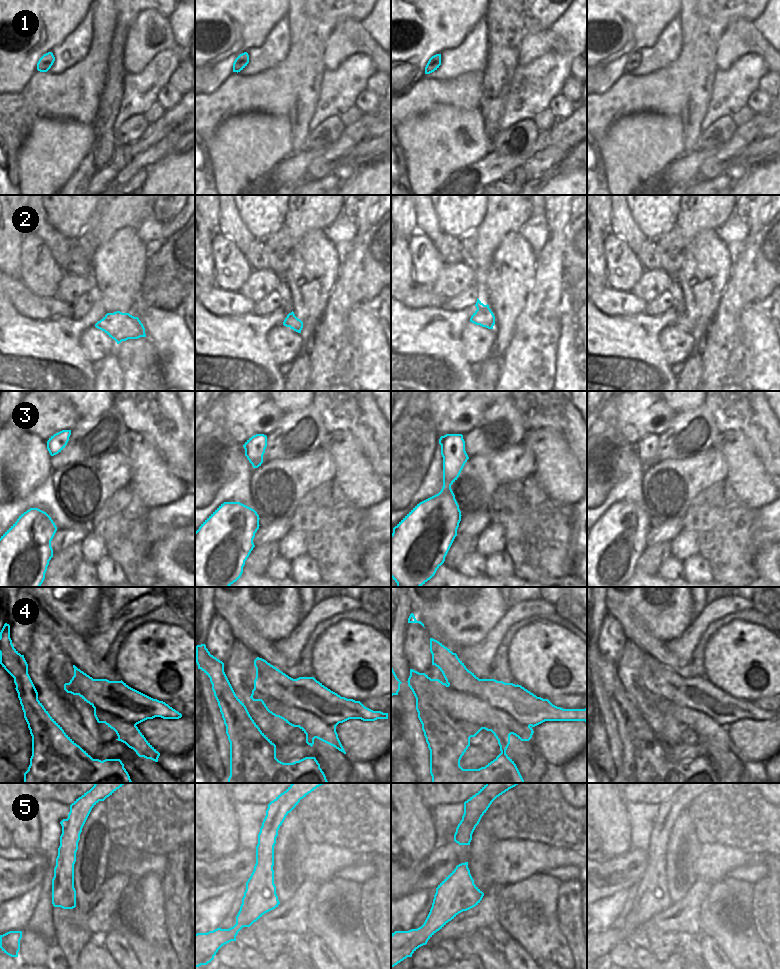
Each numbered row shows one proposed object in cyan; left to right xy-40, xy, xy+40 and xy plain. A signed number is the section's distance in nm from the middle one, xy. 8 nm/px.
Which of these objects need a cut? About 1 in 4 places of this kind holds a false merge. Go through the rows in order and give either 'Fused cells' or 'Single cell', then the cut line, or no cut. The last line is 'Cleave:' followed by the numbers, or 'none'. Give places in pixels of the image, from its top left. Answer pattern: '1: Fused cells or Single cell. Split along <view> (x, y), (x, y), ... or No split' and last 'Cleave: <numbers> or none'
1: Single cell. No split
2: Single cell. No split
3: Single cell. No split
4: Fused cells. Split along xy (254, 688), (265, 696), (308, 710), (335, 727)
5: Single cell. No split
Cleave: 4

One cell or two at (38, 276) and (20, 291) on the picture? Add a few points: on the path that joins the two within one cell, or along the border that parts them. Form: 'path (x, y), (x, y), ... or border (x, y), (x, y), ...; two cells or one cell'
border (17, 276), (32, 292), (40, 296), (47, 296); two cells

